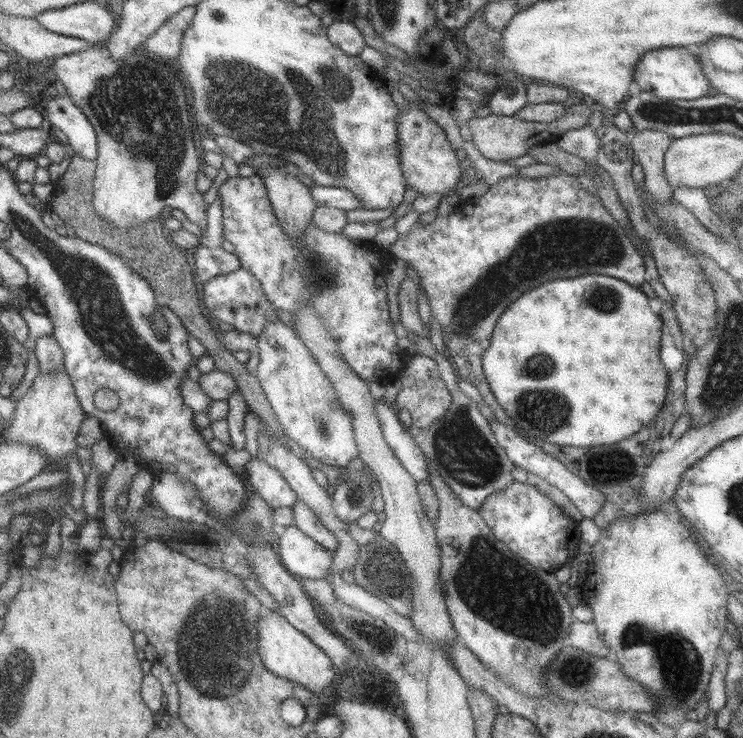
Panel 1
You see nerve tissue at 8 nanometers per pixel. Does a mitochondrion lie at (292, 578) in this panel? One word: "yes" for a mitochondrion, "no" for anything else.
no

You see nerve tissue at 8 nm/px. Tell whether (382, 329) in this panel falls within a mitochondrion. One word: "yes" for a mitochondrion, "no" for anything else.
no

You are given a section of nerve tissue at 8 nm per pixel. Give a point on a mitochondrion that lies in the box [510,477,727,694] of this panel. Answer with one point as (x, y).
(578, 672)

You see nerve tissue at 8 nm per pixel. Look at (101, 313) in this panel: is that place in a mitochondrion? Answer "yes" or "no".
yes

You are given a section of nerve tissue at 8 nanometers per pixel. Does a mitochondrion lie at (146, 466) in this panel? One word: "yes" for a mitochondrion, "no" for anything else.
no

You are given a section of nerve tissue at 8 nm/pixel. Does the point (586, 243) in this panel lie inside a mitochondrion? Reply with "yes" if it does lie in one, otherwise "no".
yes

